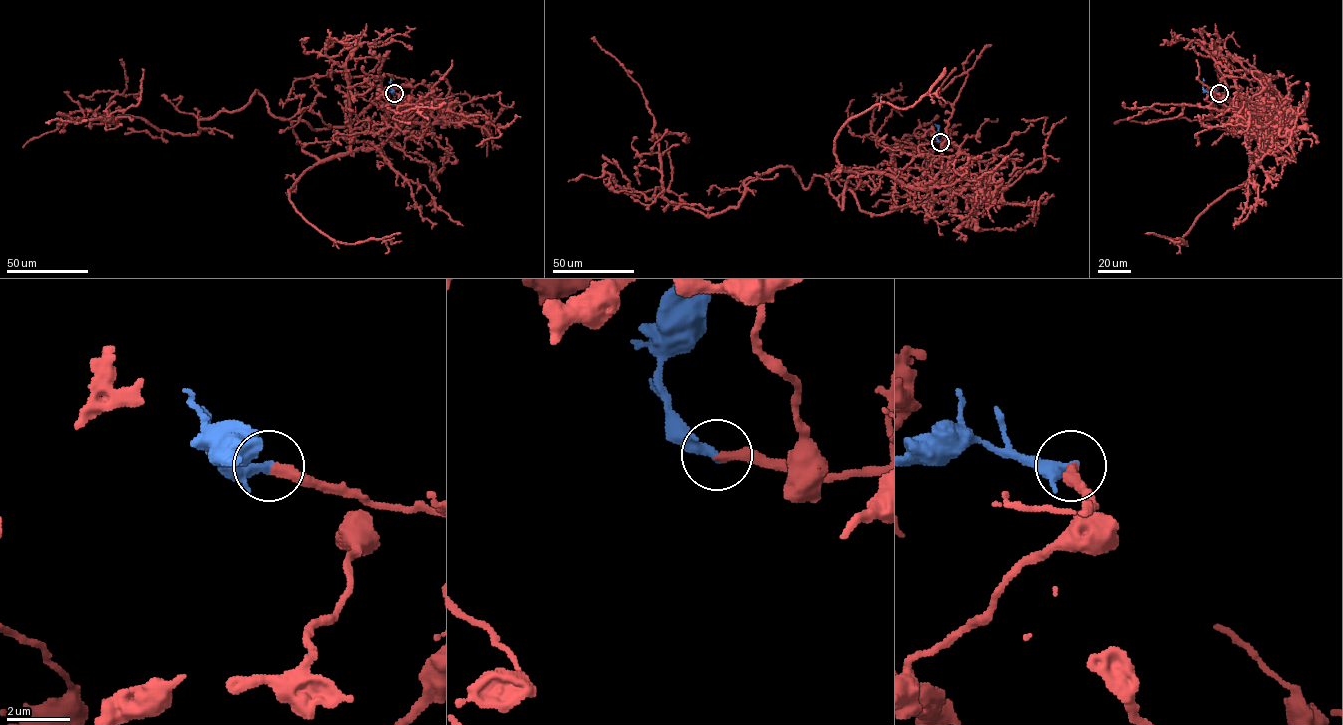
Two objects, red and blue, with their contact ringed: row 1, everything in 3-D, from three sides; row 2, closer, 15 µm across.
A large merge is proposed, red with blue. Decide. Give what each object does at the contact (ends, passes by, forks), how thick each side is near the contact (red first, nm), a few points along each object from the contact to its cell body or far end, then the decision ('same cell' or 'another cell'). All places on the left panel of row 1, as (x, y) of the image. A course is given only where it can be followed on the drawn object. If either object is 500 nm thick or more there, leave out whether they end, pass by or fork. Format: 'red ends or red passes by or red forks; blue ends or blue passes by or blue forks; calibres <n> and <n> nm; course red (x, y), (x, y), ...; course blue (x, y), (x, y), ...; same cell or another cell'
red ends; blue ends; calibres 360 and 360 nm; course red (394, 93), (399, 113), (373, 103), (317, 129), (274, 116), (256, 90), (197, 134), (131, 116), (49, 123); course blue (394, 93), (390, 79); same cell

